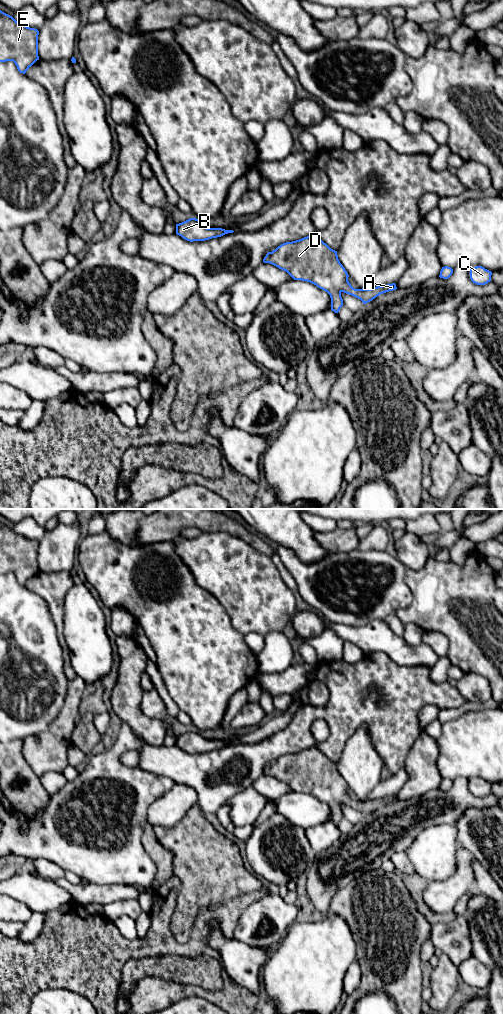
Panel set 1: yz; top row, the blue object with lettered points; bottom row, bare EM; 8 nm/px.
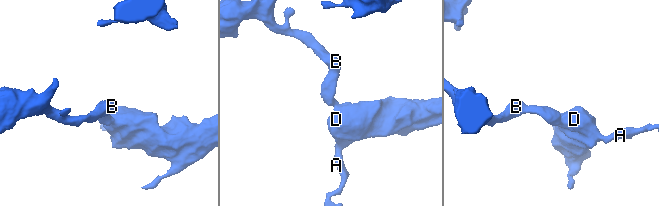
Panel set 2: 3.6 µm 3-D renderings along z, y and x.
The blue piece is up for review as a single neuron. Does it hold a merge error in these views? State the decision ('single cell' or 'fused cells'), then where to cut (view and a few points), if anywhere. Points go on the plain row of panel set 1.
single cell | no cut

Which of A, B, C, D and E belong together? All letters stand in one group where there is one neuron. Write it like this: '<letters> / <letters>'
A B C D E

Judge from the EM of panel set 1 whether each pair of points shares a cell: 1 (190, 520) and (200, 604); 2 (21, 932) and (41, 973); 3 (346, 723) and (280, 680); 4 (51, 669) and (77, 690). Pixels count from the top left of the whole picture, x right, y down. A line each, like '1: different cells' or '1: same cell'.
1: different cells
2: different cells
3: different cells
4: different cells

